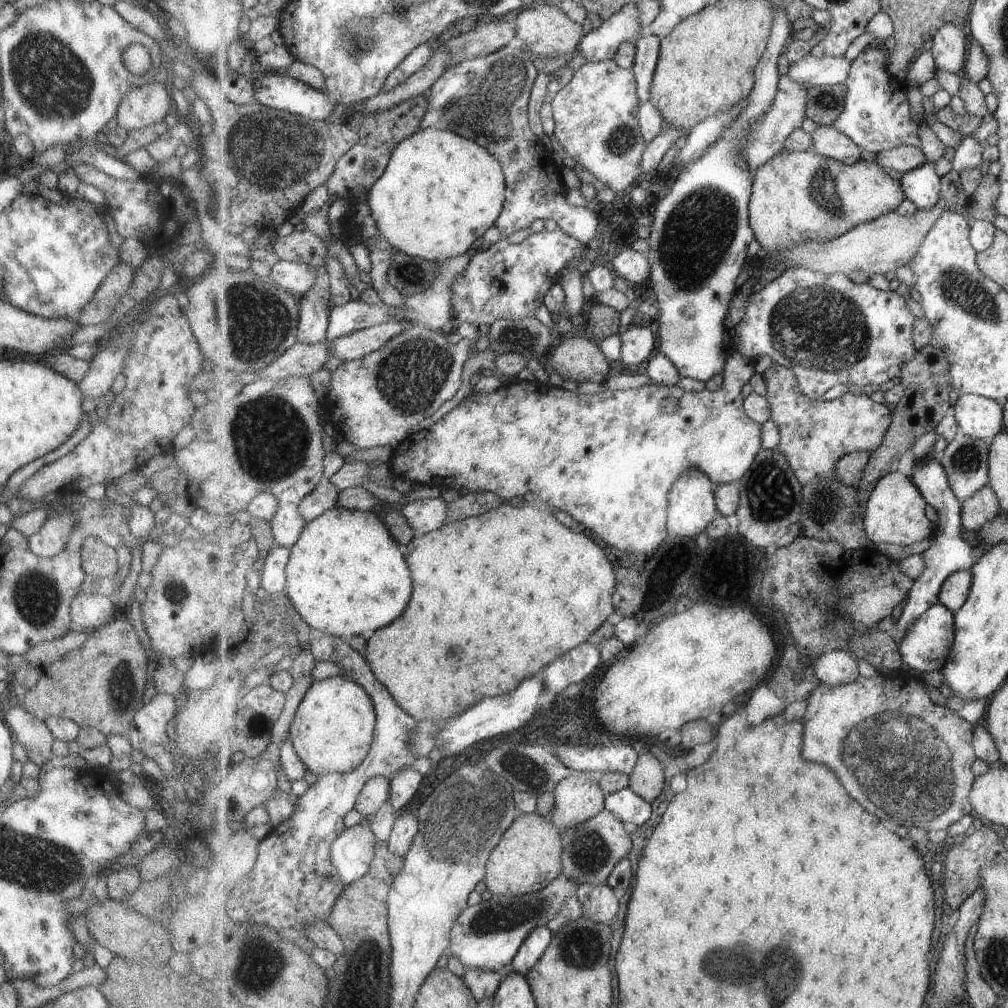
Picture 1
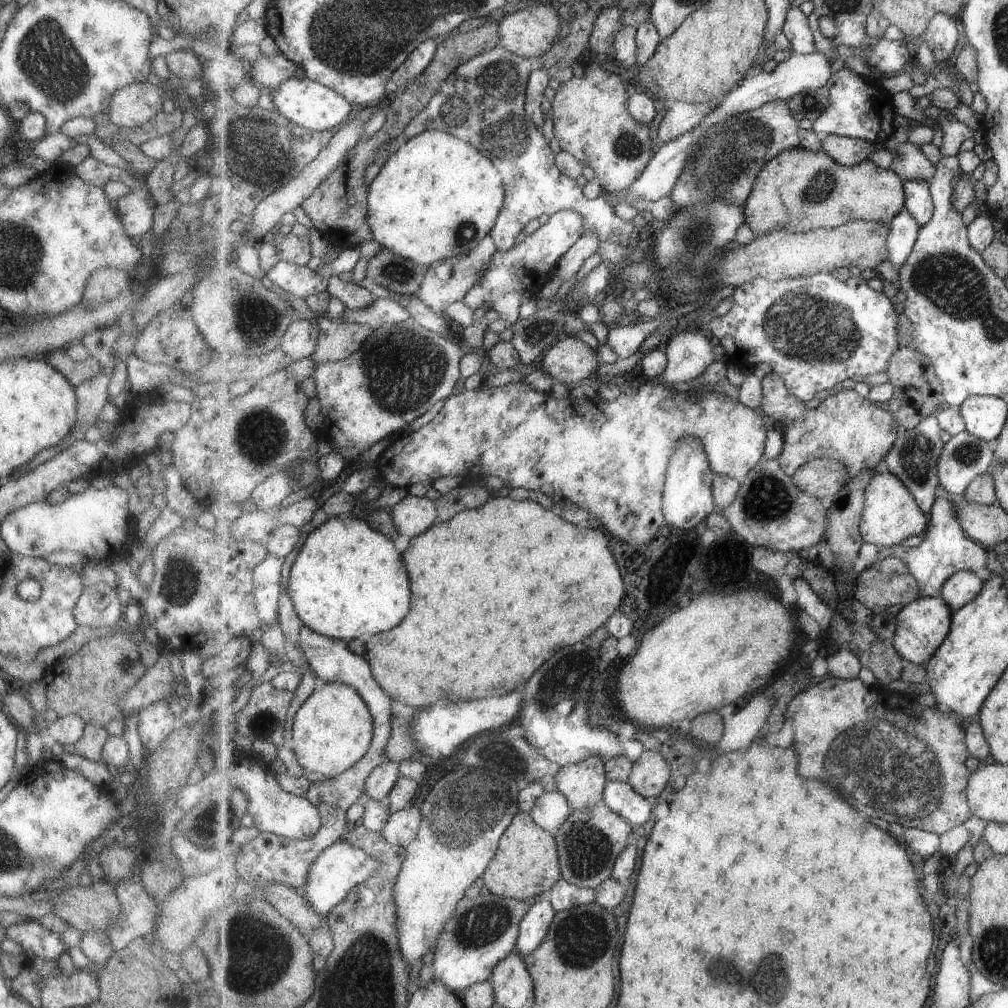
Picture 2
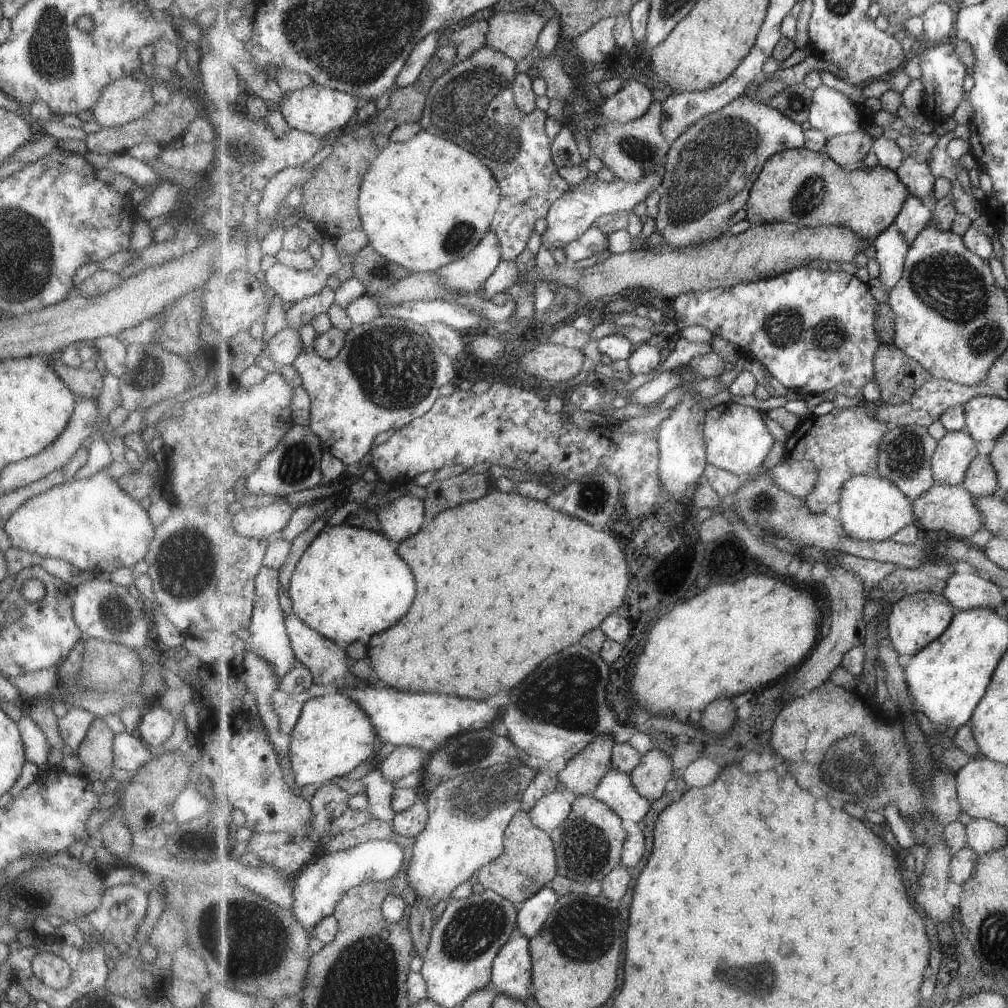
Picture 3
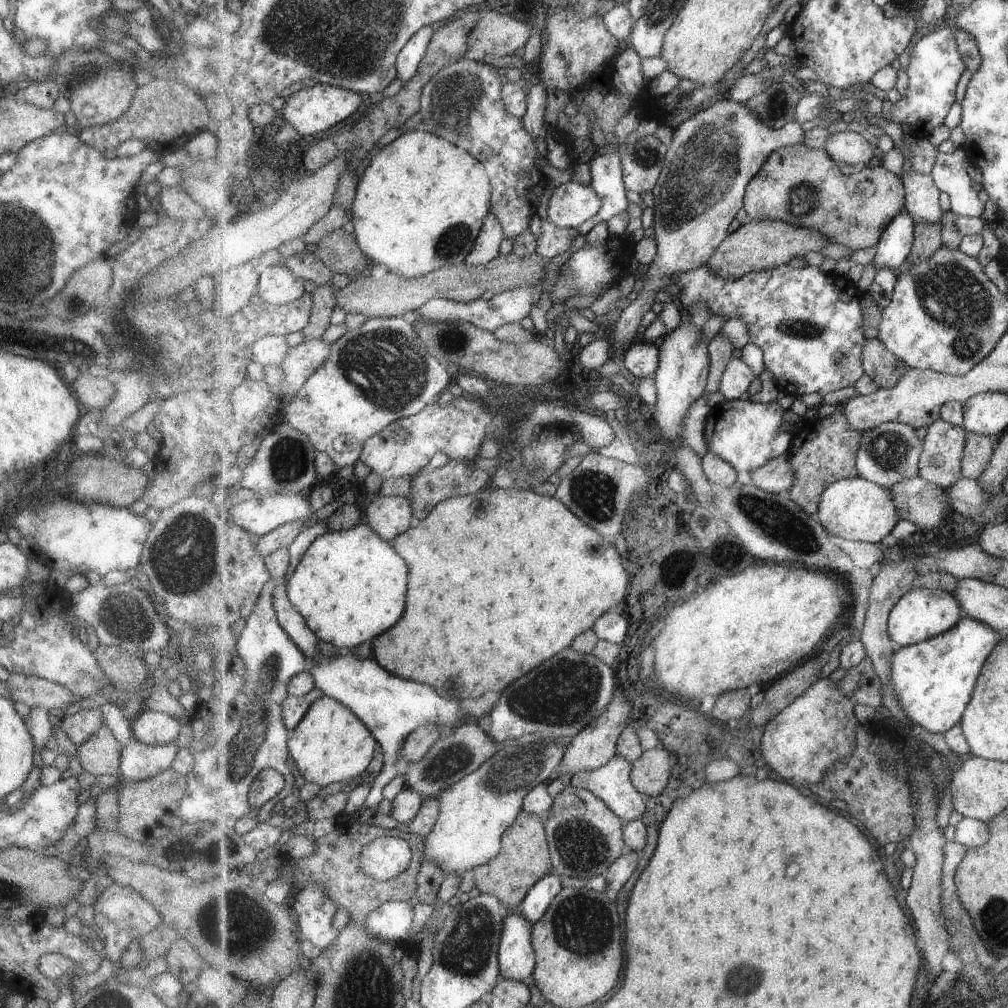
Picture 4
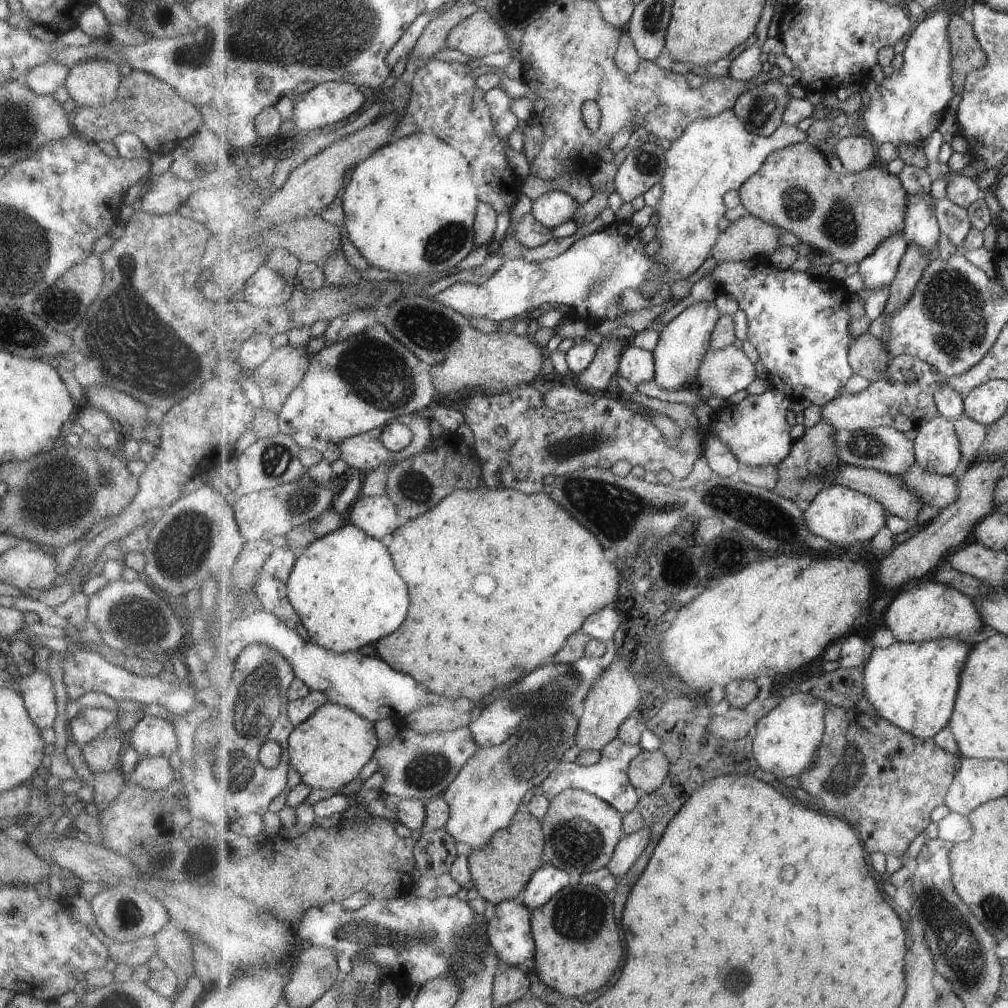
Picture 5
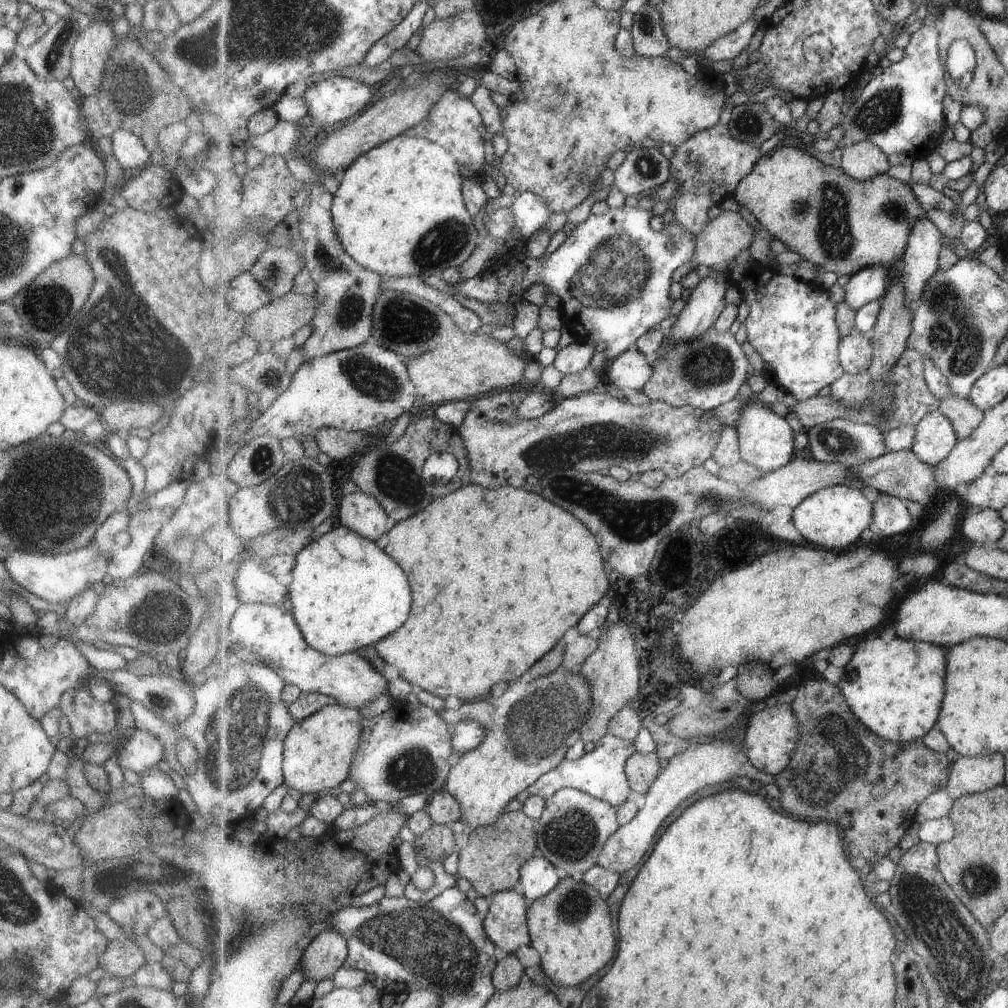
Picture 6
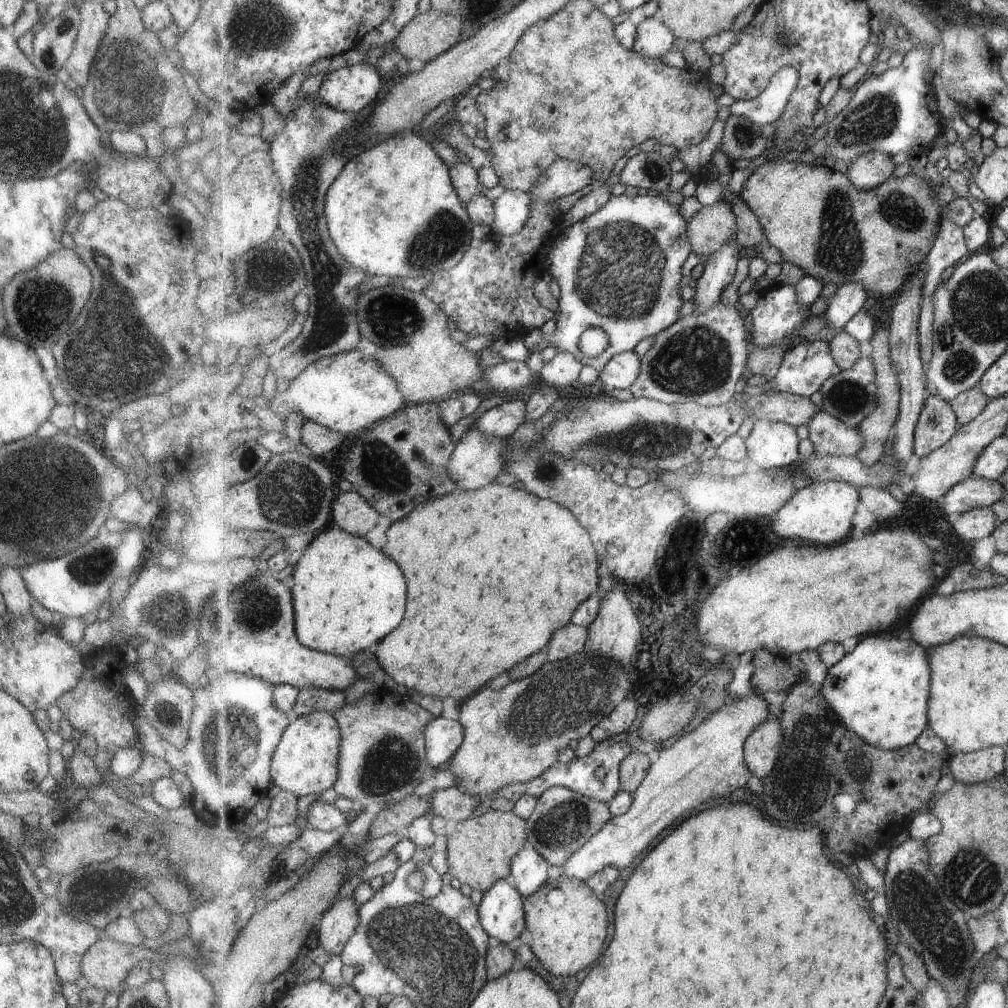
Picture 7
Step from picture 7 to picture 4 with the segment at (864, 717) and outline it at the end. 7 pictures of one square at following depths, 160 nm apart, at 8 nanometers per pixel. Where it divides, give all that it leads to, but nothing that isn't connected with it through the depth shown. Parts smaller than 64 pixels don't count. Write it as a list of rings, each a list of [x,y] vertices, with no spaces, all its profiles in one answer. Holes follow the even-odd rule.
[[[963,618],[947,632],[902,647],[893,655],[890,685],[911,722],[934,733],[946,733],[964,717],[979,677],[991,653],[998,648],[999,631],[979,619]]]

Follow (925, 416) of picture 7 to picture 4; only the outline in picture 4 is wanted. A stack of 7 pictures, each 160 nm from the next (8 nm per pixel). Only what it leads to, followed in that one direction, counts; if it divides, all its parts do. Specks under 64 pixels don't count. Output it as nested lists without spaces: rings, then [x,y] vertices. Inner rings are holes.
[[[940,418],[927,431],[920,476],[944,489],[957,484],[962,476],[962,460],[969,432]]]

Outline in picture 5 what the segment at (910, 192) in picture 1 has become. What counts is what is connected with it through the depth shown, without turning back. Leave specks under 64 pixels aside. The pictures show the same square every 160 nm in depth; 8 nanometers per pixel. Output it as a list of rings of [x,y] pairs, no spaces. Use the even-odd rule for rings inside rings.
[[[904,233],[893,235],[883,241],[873,254],[859,262],[858,272],[863,280],[861,294],[865,296],[869,289],[889,287],[909,249],[910,242]]]

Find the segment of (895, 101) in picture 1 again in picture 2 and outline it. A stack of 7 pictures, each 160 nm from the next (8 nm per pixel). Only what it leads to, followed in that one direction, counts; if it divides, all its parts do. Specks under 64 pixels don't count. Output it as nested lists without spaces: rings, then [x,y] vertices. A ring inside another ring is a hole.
[[[844,66],[831,75],[827,88],[830,90],[830,105],[813,123],[812,129],[816,133],[851,137],[880,145],[894,136],[898,127],[895,122],[897,113],[893,105],[893,95],[877,81],[860,76],[851,66]]]

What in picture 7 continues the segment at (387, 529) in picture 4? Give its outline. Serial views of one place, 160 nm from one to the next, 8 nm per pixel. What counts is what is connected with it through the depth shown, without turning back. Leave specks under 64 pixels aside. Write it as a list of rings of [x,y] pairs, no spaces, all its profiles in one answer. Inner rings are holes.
[[[357,490],[337,493],[332,506],[332,524],[359,537],[367,537],[379,524],[380,512]]]

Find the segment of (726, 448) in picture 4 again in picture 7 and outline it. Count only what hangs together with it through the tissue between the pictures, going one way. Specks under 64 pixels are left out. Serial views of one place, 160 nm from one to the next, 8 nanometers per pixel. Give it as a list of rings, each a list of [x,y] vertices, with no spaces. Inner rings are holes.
[[[759,419],[746,438],[748,459],[761,469],[787,469],[803,458],[800,441],[793,425]]]

